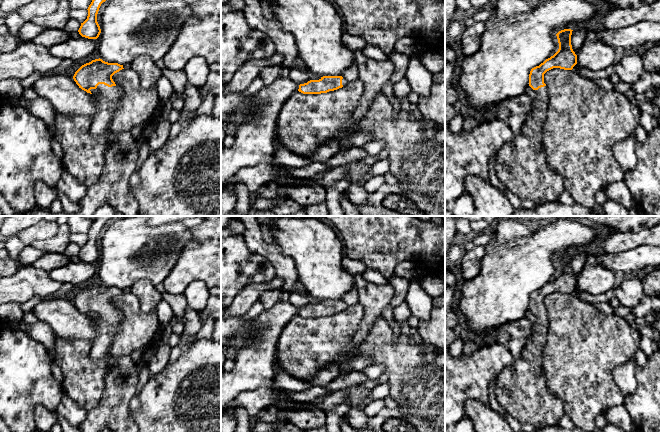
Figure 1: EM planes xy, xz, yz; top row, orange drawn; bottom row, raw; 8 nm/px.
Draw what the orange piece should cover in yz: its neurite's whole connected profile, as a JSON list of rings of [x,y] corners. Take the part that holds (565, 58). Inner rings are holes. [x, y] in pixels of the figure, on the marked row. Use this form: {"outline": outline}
{"outline": [[[559,31],[556,34],[558,51],[531,69],[529,86],[536,93],[532,109],[521,131],[498,151],[495,161],[499,181],[522,201],[530,200],[536,205],[559,201],[565,190],[562,176],[547,164],[542,144],[549,102],[544,74],[553,68],[572,70],[577,64],[571,45],[572,31]]]}

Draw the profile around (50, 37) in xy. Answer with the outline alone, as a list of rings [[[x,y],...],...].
[[[46,29],[32,41],[46,48],[51,48],[57,44],[65,42],[70,37],[69,32],[65,29]]]

